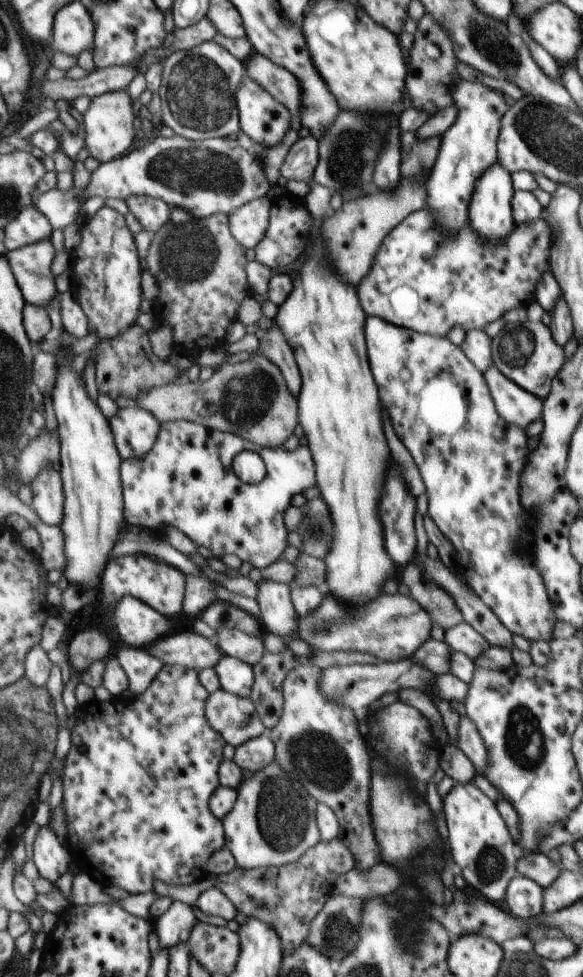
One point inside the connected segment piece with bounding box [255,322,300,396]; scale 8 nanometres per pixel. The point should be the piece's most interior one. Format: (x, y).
(272, 345)

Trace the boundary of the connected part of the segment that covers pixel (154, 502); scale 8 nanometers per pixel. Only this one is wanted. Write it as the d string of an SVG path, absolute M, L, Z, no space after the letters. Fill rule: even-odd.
M187 420L161 422L154 446L144 456L124 460L122 477L126 521L133 527L159 532L162 526L174 526L198 546L210 548L216 559L224 554L234 554L242 562L250 562L254 569L266 568L282 556L288 547L289 533L284 526L284 512L291 506L296 494L316 484L314 460L308 446L299 446L294 451L284 450L283 447L259 447L240 438L240 435ZM242 451L256 452L266 466L266 476L258 484L242 482L233 470L234 457Z

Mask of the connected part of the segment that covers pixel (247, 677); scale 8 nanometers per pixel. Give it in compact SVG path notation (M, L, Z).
M223 655L215 670L222 689L234 696L251 698L254 682L253 666L243 660Z

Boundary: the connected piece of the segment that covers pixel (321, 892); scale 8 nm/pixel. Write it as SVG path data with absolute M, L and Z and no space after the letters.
M340 838L320 841L309 848L296 862L282 866L267 866L244 870L236 867L230 874L218 875L213 886L226 895L238 912L268 924L282 942L283 955L294 952L307 940L314 918L332 894L335 881L356 869L356 860Z

